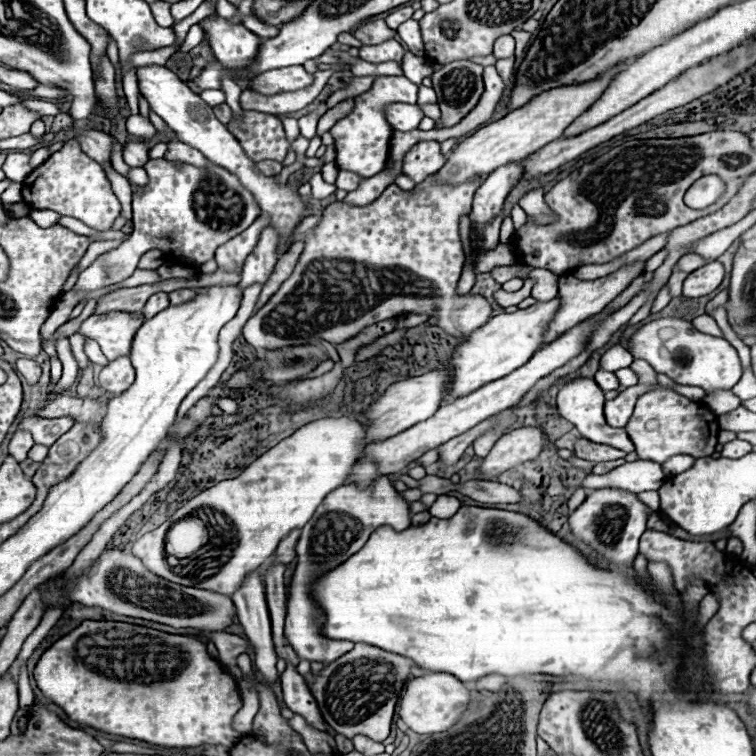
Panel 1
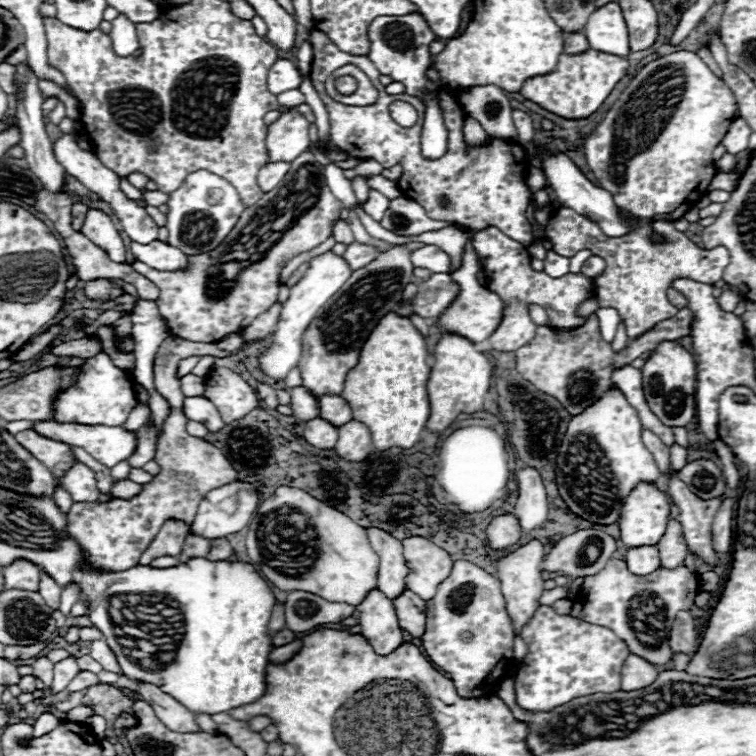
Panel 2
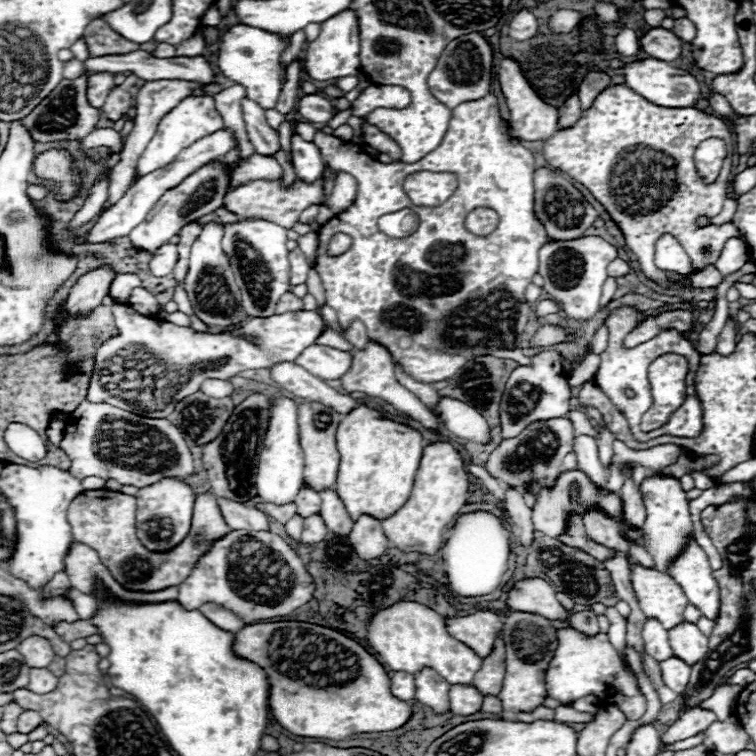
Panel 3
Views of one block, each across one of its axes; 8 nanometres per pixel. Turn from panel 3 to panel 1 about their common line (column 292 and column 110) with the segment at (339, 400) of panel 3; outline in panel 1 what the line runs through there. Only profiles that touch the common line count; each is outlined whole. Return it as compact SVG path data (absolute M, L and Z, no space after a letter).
M116 358L112 360L108 366L104 366L104 370L98 376L100 386L104 388L104 392L108 396L114 394L122 394L126 388L130 388L130 384L134 382L134 368L130 364L130 358Z

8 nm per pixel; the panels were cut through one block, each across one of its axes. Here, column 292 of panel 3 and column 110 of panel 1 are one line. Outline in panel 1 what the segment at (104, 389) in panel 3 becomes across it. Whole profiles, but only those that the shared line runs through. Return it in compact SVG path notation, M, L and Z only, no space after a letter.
M106 312L94 314L82 322L80 330L88 338L96 340L108 360L128 356L132 350L132 338L142 326L144 318L132 312Z

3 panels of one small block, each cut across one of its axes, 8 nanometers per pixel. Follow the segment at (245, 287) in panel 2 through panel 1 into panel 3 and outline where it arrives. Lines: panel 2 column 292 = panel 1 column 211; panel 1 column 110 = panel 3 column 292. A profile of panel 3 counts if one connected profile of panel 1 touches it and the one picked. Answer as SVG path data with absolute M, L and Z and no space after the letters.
M296 246L294 250L288 252L288 260L290 260L290 284L296 286L296 284L304 284L306 278L308 278L308 270L310 270L310 264L306 262L302 250Z

